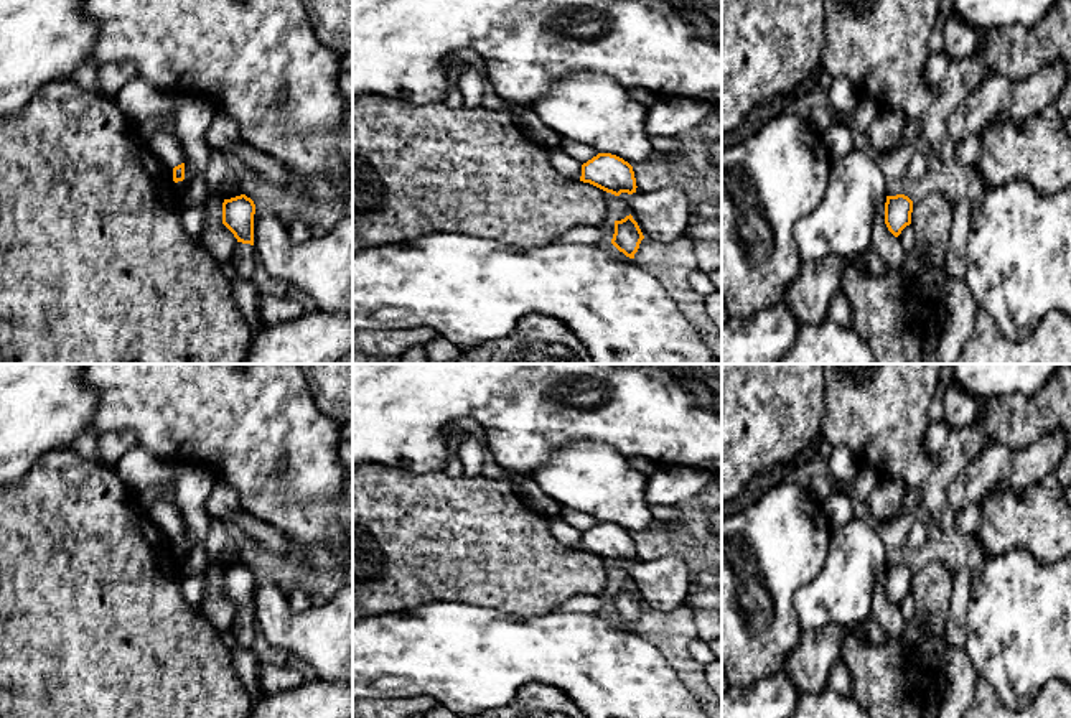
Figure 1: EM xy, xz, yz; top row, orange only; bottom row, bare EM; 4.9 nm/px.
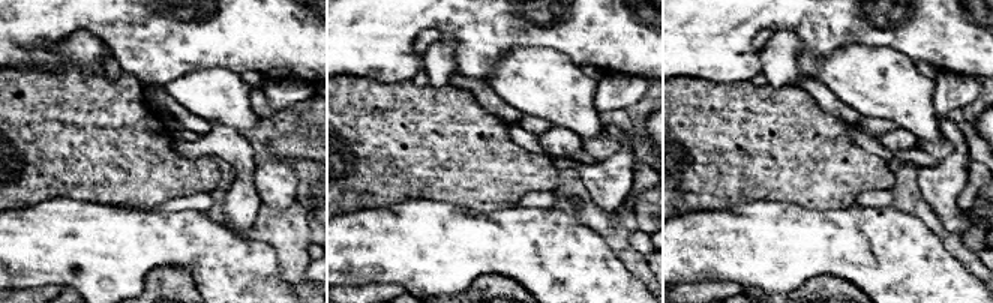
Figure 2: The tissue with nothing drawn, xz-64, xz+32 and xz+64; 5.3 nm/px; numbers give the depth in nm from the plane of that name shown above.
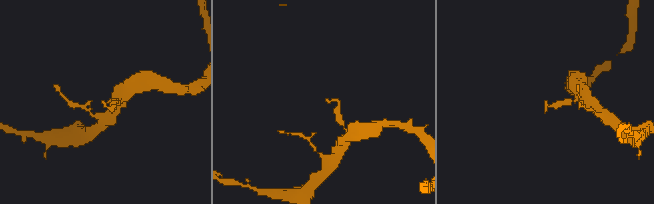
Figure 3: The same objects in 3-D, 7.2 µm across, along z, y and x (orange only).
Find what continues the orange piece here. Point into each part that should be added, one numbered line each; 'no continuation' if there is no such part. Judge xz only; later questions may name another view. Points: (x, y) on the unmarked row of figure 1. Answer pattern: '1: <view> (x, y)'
no continuation

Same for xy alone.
1: xy (244, 628)

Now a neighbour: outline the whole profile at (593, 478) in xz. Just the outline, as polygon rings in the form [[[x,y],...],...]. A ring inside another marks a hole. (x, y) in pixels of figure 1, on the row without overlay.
[[[573,441],[559,448],[532,478],[559,504],[629,534],[654,522],[646,501],[648,478],[610,445]]]

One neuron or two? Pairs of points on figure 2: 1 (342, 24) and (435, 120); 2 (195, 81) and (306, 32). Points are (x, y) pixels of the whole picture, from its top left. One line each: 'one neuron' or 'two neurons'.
1: two neurons
2: two neurons

